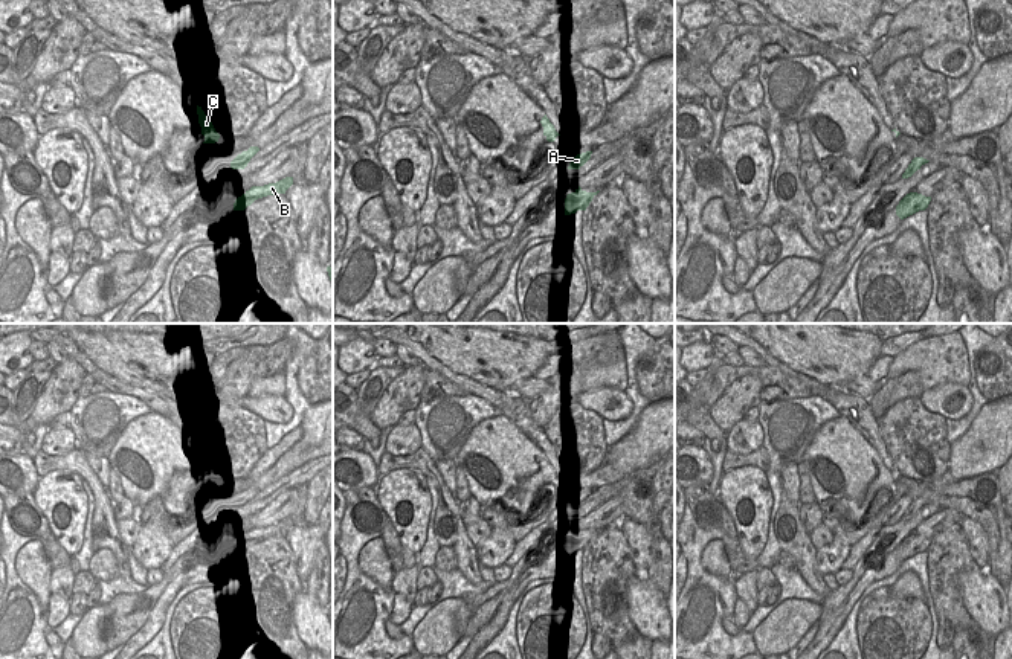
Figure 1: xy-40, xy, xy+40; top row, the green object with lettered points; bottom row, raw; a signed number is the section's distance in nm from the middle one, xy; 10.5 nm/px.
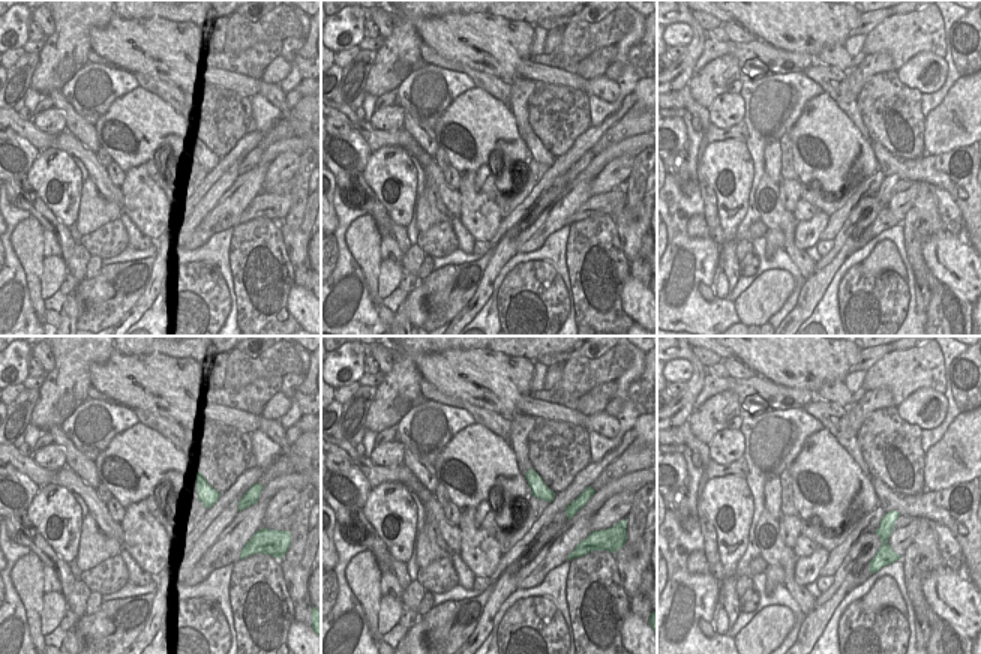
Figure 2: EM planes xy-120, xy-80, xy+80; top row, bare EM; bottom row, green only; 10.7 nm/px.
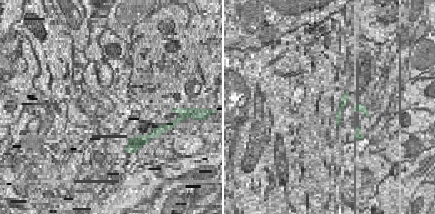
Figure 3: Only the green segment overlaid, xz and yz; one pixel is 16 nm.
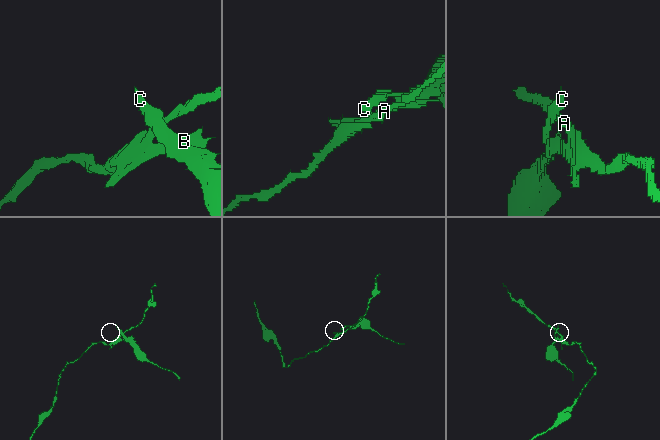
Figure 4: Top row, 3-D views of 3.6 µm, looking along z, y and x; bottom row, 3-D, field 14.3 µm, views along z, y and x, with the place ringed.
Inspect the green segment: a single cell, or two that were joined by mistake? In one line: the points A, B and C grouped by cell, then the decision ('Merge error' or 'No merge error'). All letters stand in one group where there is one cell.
Groups: A / B C. Merge error

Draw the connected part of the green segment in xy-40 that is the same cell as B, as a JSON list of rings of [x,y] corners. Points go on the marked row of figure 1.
[[[285,177],[276,183],[269,183],[264,186],[252,186],[241,197],[238,197],[234,203],[234,211],[244,211],[255,200],[273,195],[273,194],[285,194],[285,191],[293,185],[293,177]]]

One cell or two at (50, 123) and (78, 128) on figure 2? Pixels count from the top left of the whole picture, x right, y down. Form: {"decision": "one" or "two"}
{"decision": "two"}

